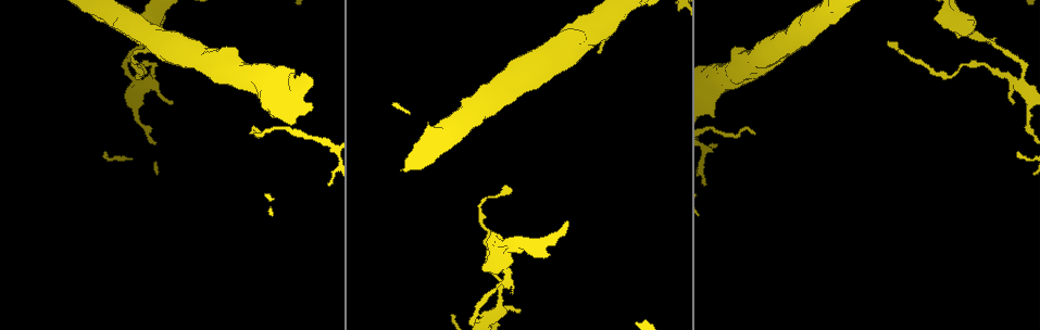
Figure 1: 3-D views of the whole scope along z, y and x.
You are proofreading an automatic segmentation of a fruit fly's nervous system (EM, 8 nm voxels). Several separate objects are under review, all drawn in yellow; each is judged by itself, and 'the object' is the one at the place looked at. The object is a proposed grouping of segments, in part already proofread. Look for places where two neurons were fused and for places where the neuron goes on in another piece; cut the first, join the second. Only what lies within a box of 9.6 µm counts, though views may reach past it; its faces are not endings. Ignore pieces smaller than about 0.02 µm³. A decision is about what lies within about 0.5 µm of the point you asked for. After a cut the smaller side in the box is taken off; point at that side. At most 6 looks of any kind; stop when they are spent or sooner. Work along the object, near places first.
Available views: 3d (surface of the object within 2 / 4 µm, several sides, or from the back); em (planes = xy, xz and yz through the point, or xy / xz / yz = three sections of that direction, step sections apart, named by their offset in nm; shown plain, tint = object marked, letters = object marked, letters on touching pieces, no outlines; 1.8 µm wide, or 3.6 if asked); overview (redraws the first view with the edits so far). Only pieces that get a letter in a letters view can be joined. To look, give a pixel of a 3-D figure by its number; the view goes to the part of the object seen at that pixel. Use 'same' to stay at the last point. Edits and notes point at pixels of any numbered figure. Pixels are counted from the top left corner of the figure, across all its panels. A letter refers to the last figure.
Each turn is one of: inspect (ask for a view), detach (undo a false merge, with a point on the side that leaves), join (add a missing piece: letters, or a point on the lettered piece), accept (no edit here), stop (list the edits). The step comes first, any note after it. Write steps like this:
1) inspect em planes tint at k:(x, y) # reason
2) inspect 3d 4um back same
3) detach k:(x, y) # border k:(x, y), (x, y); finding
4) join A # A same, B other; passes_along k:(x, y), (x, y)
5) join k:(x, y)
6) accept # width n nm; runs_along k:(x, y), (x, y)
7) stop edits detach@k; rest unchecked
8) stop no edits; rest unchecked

inspect 3d 2um at 1:(508, 186) # end of a long branch

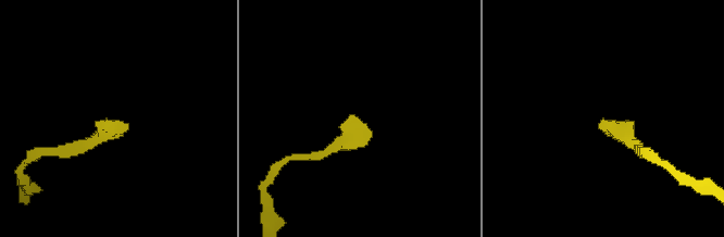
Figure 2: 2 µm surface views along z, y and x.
inspect em planes letters at 2:(112, 123)

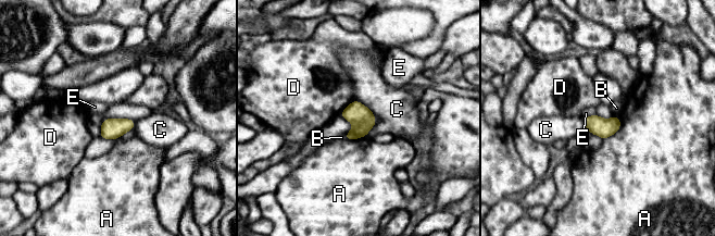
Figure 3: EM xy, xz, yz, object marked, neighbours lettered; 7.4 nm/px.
accept # A other, B other, C other, D other, E other; no lettered piece goes on from it

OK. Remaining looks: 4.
inspect em planes plain at 1:(251, 134) # tapers out

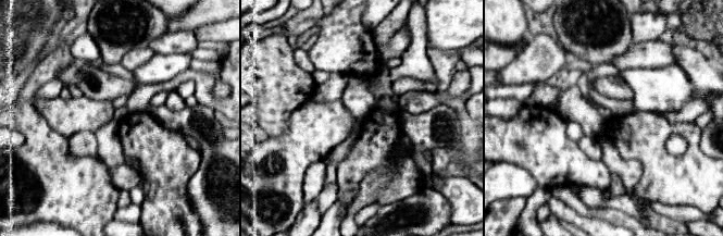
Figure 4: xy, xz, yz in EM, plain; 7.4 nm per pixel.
inspect em planes letters same # see the neighbours

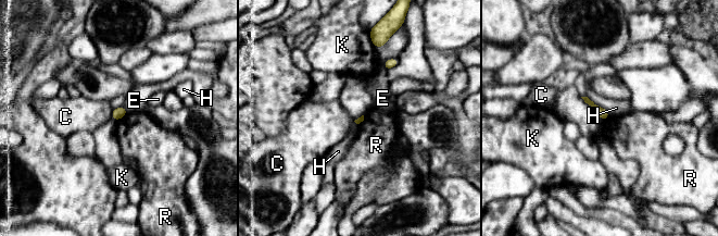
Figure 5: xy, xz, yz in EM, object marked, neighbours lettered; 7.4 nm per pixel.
accept # longest_contact H 220 nm; C other, E other, H other, K other, R other; none of them fits

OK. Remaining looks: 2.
inspect em planes tint at 1:(1013, 103) # tapers out

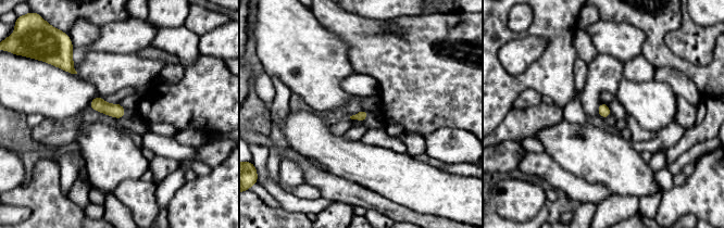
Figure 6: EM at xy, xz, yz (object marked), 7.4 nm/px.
inspect em planes letters same

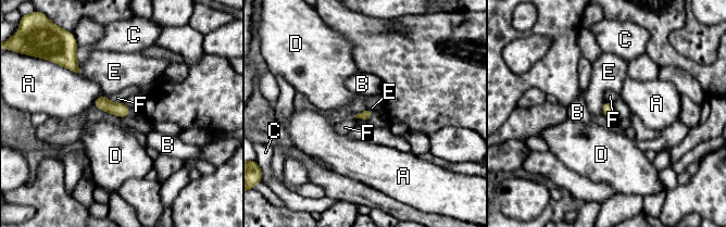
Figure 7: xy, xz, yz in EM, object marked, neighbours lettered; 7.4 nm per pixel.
accept # width 80 nm; A other, B other, C other, D other, E other, F other; border 7:(605, 101), (601, 112); none of them fits

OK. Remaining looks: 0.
stop no edits; rest unchecked

